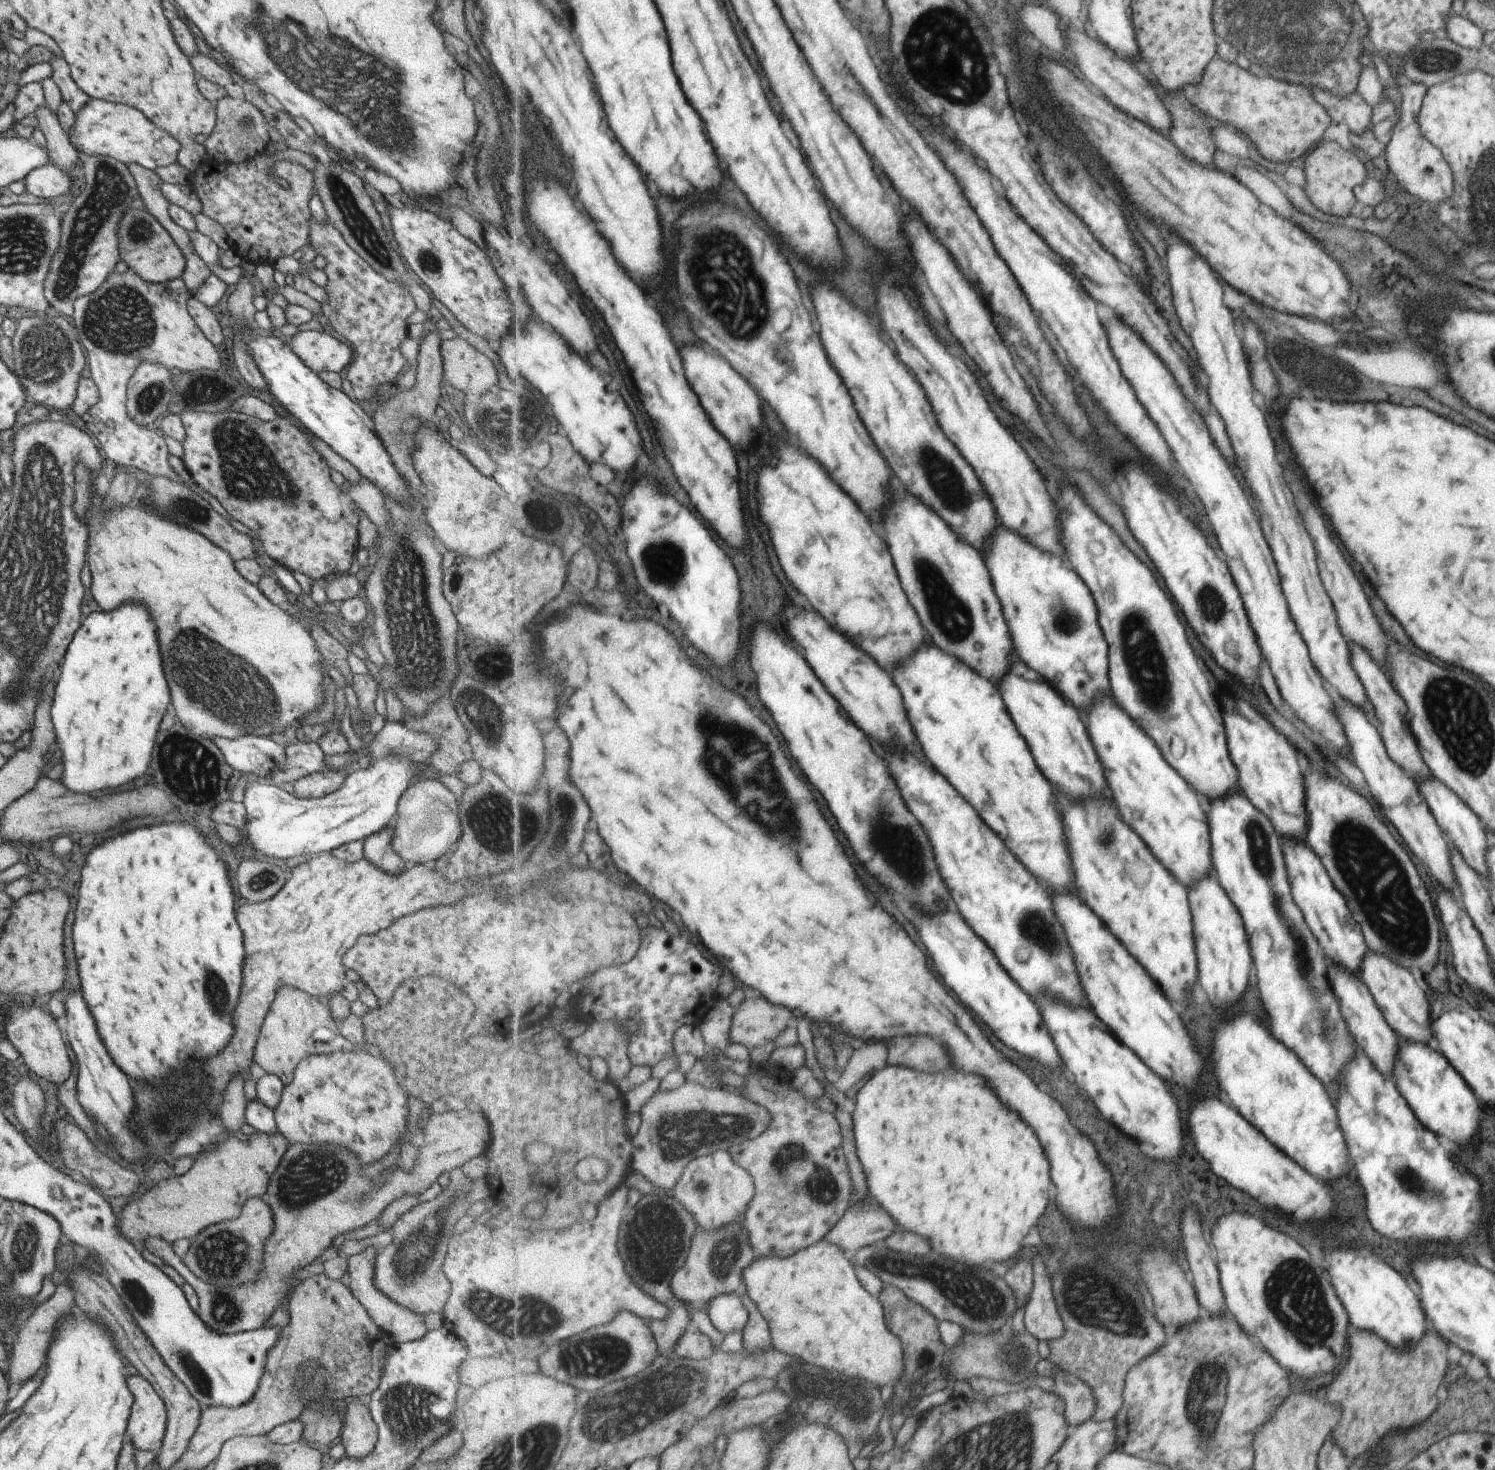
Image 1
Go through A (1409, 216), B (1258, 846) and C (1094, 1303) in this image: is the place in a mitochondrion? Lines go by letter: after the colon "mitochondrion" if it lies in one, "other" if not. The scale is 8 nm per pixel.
A: other
B: mitochondrion
C: mitochondrion

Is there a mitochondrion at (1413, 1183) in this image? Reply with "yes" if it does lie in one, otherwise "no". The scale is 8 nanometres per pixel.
yes

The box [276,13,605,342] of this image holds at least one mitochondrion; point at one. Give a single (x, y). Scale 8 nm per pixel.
(353, 214)

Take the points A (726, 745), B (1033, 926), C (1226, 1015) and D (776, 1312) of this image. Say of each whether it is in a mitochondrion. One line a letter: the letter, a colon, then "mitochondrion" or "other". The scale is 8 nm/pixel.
A: mitochondrion
B: mitochondrion
C: other
D: other

